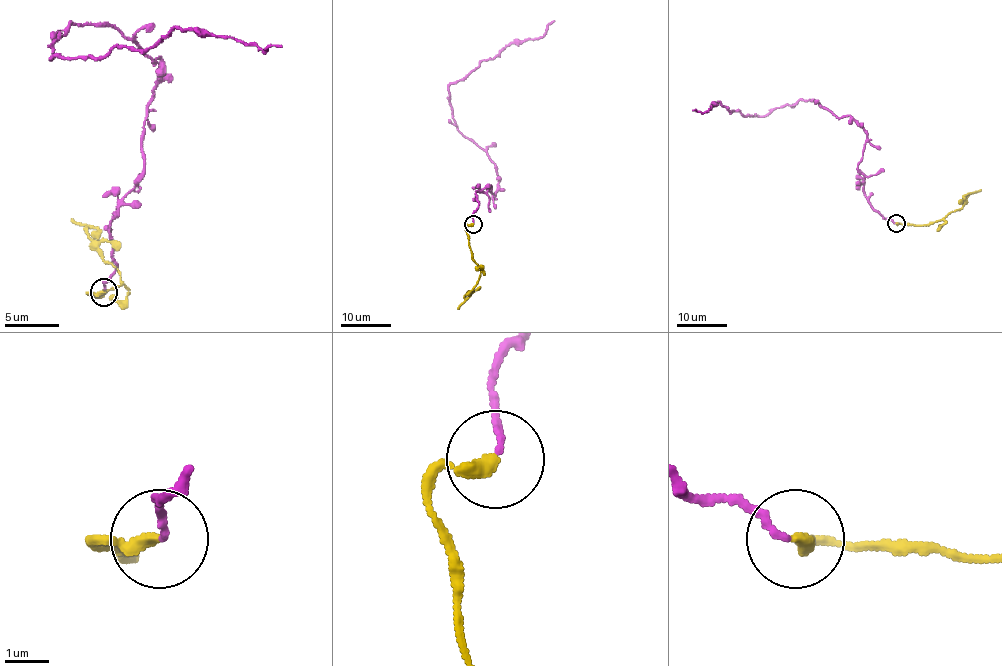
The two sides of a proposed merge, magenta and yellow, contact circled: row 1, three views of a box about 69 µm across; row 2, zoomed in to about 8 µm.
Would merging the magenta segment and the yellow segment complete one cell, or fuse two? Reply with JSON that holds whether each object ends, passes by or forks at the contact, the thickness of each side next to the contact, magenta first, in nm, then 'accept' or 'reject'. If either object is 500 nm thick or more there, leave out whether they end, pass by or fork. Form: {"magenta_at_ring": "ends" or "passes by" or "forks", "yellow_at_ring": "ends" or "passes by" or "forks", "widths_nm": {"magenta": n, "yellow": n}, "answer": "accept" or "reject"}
{"magenta_at_ring": "ends", "yellow_at_ring": "ends", "widths_nm": {"magenta": 150, "yellow": 320}, "answer": "accept"}

